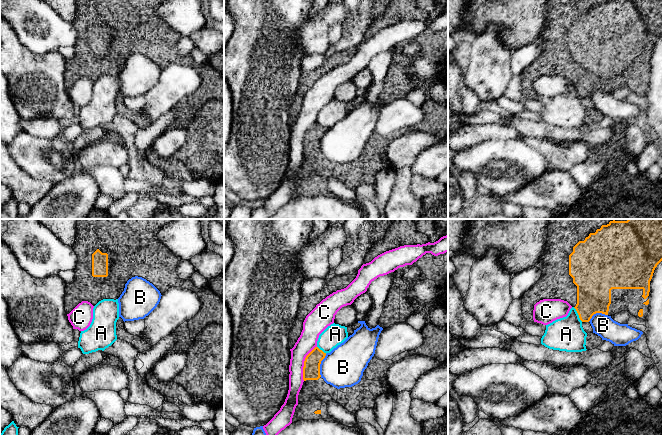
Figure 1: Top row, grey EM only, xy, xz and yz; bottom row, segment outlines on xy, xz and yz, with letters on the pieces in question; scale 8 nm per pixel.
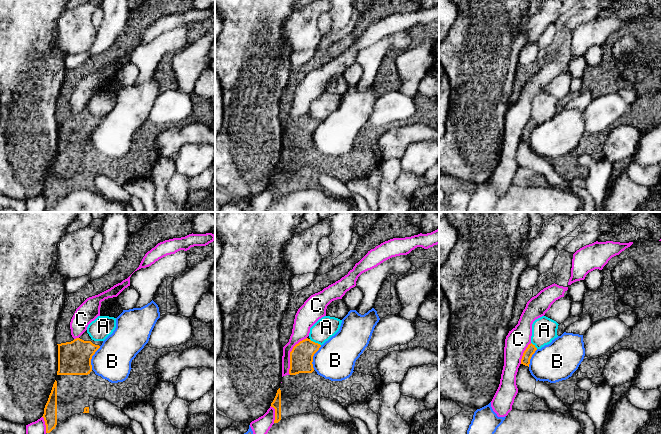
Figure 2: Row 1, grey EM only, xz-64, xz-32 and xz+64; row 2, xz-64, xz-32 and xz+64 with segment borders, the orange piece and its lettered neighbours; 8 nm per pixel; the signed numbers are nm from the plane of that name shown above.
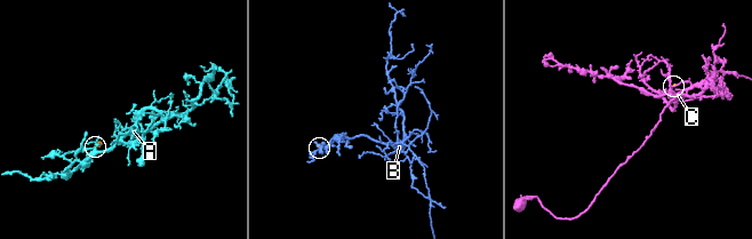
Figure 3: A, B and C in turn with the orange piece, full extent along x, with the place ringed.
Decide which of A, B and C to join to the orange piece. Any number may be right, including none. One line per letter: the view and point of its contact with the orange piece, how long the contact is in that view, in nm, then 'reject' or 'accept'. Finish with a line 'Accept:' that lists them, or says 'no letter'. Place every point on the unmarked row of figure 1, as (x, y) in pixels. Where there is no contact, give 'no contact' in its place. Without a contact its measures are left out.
A: meets orange in yz at (578, 90); contact 140 nm long; reject
B: meets orange in xz at (319, 141); contact 190 nm long; reject
C: meets orange in xz at (304, 139); contact 300 nm long; reject
Accept: no letter

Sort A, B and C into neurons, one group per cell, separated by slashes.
A / B / C

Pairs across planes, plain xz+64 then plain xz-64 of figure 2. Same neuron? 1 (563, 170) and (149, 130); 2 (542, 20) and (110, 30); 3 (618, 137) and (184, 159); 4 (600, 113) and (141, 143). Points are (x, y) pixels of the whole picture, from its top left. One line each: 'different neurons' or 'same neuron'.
1: same neuron
2: different neurons
3: different neurons
4: different neurons

